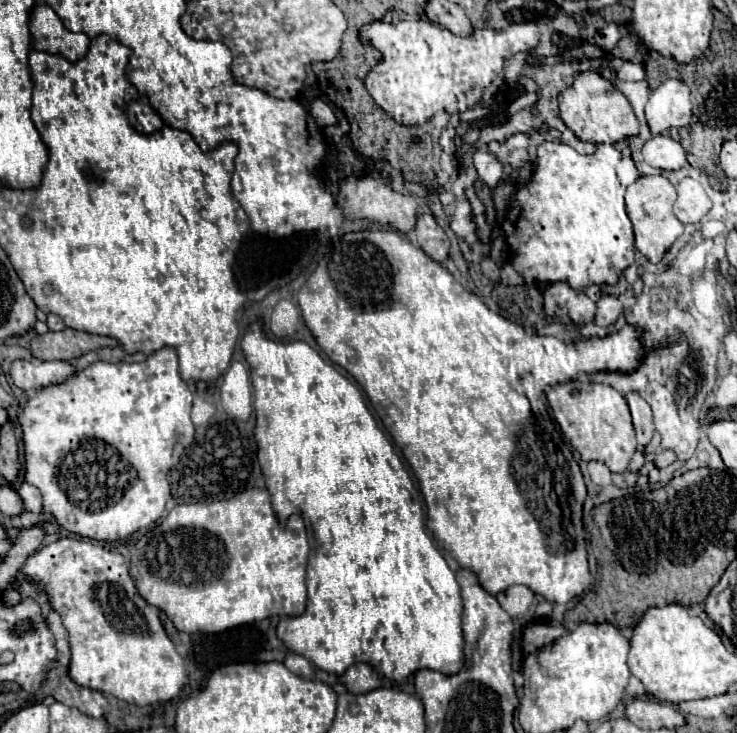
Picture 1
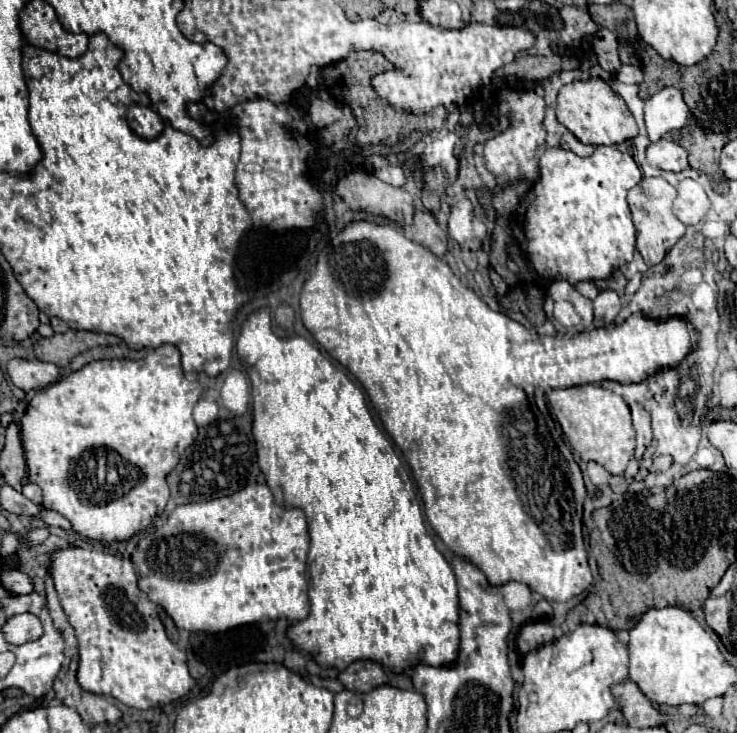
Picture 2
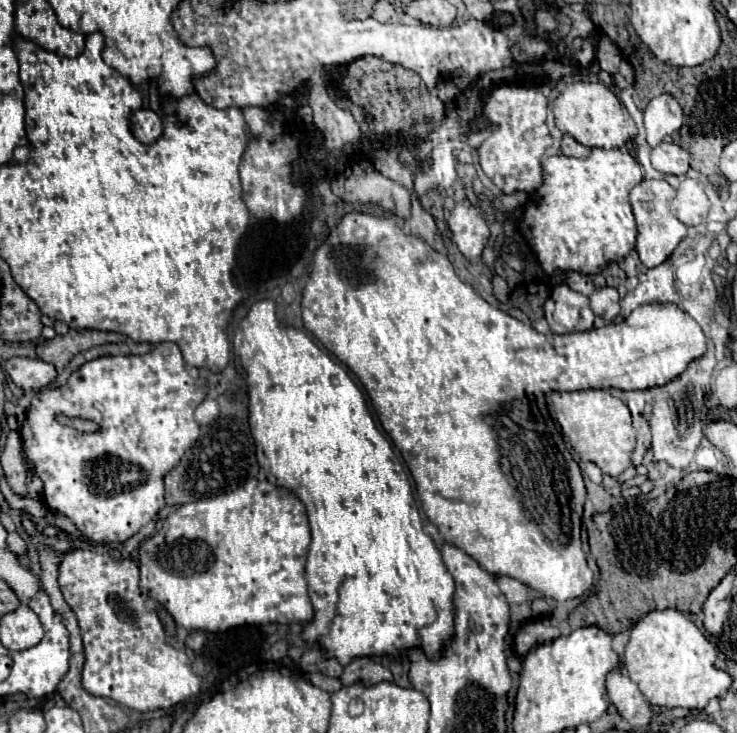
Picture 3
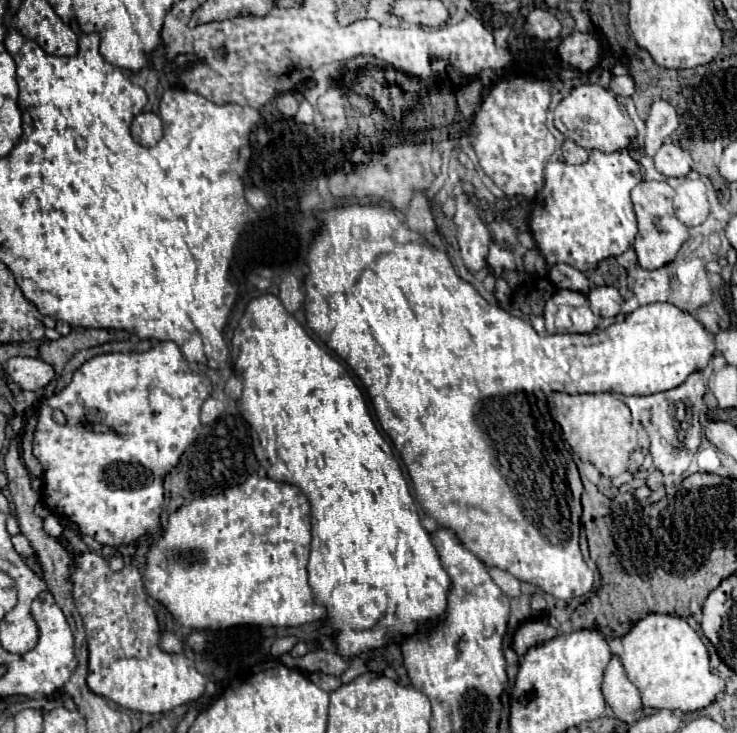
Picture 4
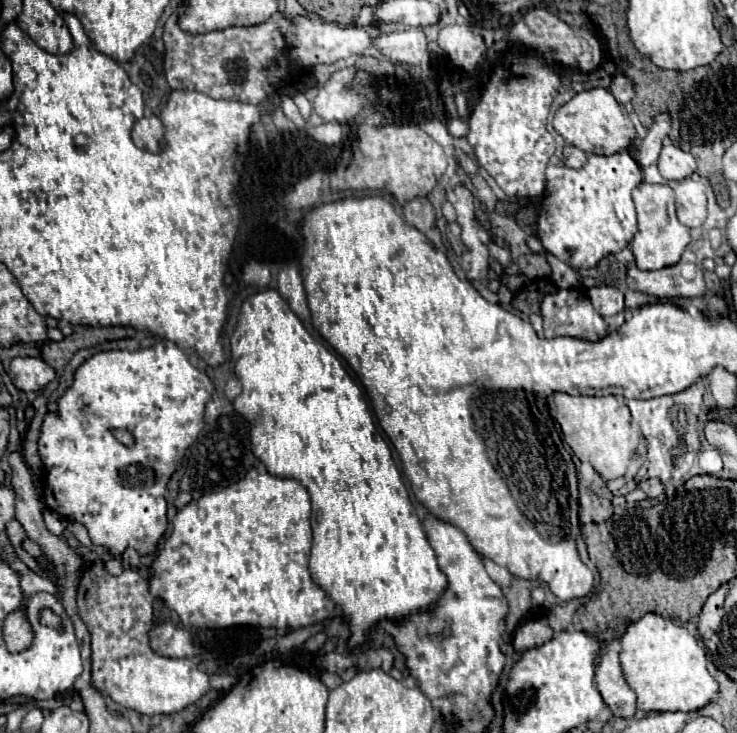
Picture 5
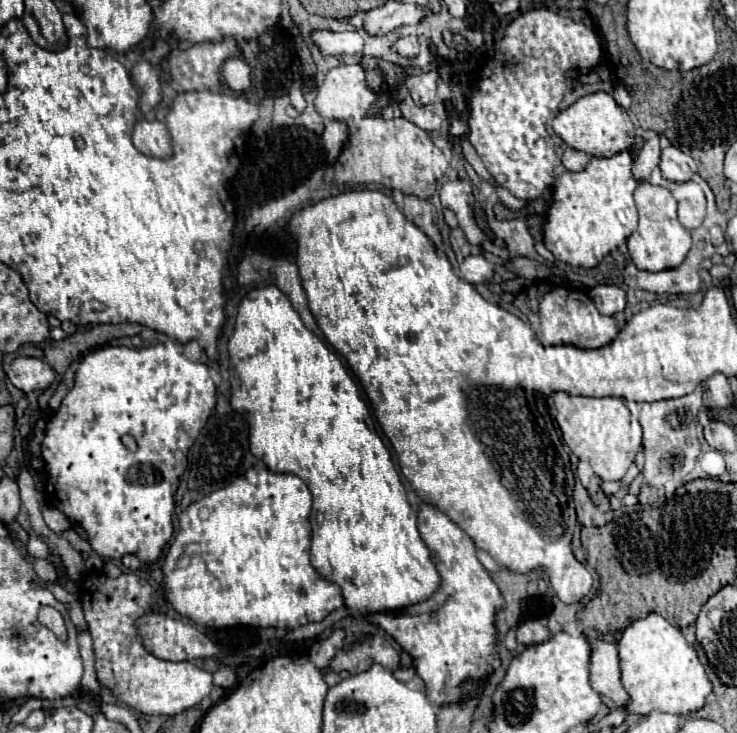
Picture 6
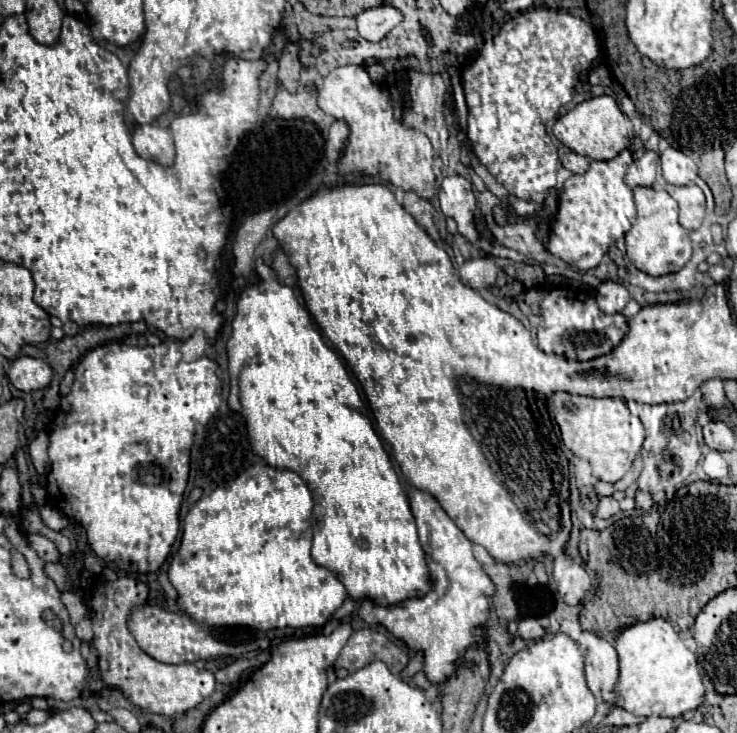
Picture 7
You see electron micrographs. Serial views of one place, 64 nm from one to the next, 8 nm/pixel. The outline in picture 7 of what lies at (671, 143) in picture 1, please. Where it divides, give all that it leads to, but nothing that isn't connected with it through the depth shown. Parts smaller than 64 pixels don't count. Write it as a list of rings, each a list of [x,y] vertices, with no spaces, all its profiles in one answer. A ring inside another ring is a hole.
[[[666,148],[660,154],[660,166],[662,166],[664,180],[674,186],[688,186],[698,176],[698,168],[694,160],[676,148]]]

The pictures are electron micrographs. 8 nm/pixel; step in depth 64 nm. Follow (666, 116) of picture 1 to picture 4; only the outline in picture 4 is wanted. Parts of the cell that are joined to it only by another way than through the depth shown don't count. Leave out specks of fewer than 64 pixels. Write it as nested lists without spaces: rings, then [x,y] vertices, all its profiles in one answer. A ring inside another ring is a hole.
[[[656,100],[646,118],[646,154],[654,156],[662,142],[680,126],[676,108],[666,100]]]

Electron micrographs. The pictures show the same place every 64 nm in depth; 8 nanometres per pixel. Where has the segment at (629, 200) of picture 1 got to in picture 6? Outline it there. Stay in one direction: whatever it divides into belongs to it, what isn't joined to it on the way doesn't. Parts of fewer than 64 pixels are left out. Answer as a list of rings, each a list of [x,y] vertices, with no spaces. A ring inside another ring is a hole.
[[[640,182],[634,190],[634,202],[638,208],[640,224],[638,230],[628,238],[628,252],[632,256],[632,262],[640,270],[648,270],[648,272],[660,272],[680,266],[690,250],[692,238],[690,232],[678,222],[676,200],[670,194],[670,190],[662,186],[652,186],[648,182]]]

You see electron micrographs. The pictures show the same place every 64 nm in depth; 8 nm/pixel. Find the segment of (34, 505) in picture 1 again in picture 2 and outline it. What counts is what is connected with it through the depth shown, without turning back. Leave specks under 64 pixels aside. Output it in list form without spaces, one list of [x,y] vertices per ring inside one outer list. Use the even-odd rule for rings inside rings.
[[[24,484],[22,486],[22,494],[26,498],[30,498],[34,503],[42,504],[42,490],[40,490],[40,486],[36,486],[36,484]]]

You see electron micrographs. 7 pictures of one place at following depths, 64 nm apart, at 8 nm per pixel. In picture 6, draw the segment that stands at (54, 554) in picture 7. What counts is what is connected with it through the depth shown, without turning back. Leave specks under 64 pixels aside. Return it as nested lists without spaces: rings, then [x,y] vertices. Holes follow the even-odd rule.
[[[30,536],[26,548],[28,548],[28,552],[30,552],[34,558],[48,558],[48,556],[50,556],[50,550],[48,550],[48,546],[44,544],[44,540],[40,540],[40,538],[36,538],[36,536]]]

